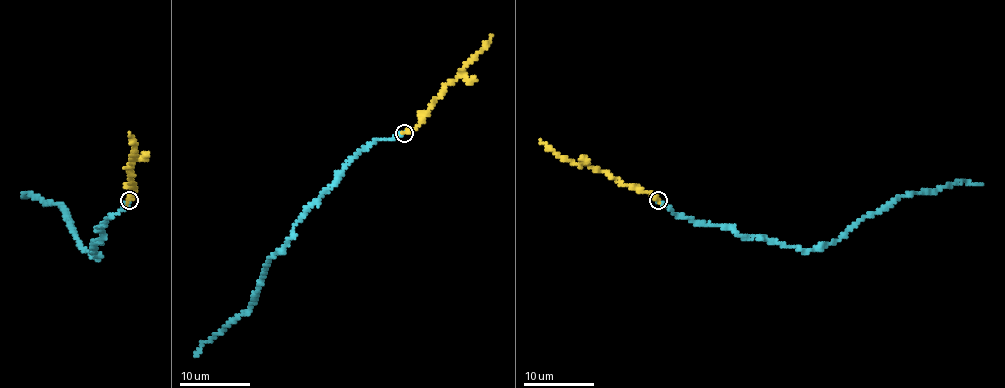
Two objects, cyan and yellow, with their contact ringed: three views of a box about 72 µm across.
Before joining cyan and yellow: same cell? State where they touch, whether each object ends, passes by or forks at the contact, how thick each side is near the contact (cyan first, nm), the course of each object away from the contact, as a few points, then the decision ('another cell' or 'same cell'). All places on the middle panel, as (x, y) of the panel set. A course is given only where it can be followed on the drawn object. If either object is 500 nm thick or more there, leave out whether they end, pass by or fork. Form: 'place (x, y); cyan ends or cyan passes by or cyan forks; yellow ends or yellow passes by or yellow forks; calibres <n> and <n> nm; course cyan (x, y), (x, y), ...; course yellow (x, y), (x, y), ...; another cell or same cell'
place (404, 133); cyan ends; yellow ends; calibres 320 and 240 nm; course cyan (404, 133), (375, 140), (360, 151), (293, 227), (293, 236), (269, 257), (248, 312), (199, 346), (196, 357); course yellow (405, 133), (421, 121), (423, 114), (444, 86), (458, 76), (492, 34); same cell

